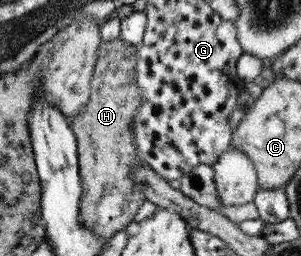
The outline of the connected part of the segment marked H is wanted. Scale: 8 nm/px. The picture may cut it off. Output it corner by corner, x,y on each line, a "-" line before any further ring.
119,38
102,41
98,47
91,75
90,97
81,112
78,112
74,117
66,117
76,140
78,175
81,180
78,222
95,236
109,238
114,232
127,226
133,220
138,206
144,200
143,193
133,185
130,176
131,167
147,165
144,160
138,157
130,131
130,122
140,103
140,97
136,94
136,85
134,84
135,56
136,47

